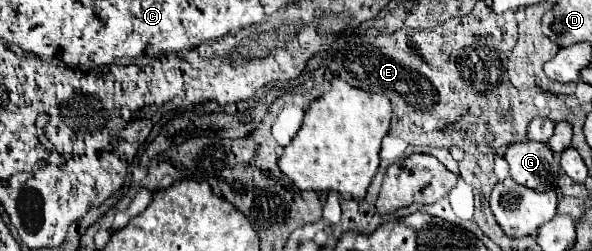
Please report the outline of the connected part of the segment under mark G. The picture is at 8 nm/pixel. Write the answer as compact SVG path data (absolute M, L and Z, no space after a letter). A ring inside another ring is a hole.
M542 142L510 144L504 158L510 164L512 178L532 190L550 190L556 186L559 165L553 152Z

